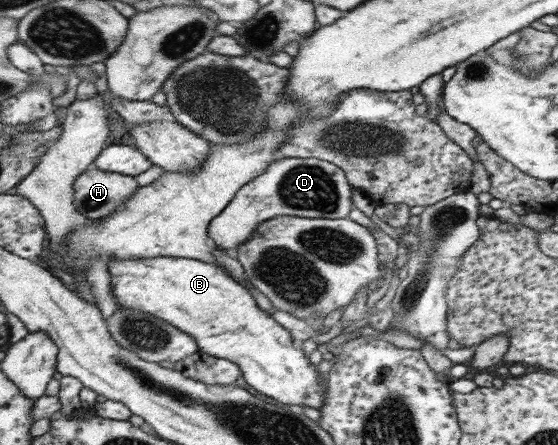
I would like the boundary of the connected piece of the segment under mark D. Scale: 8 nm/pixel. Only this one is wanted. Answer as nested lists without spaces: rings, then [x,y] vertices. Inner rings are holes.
[[[318,158],[278,159],[272,166],[268,166],[268,170],[260,178],[246,184],[222,214],[214,218],[209,227],[209,238],[220,248],[235,253],[240,244],[250,242],[254,238],[254,232],[258,232],[258,226],[262,226],[262,222],[268,222],[271,218],[284,215],[302,218],[348,218],[350,210],[355,208],[353,190],[353,186],[349,186],[345,171],[336,163]]]

